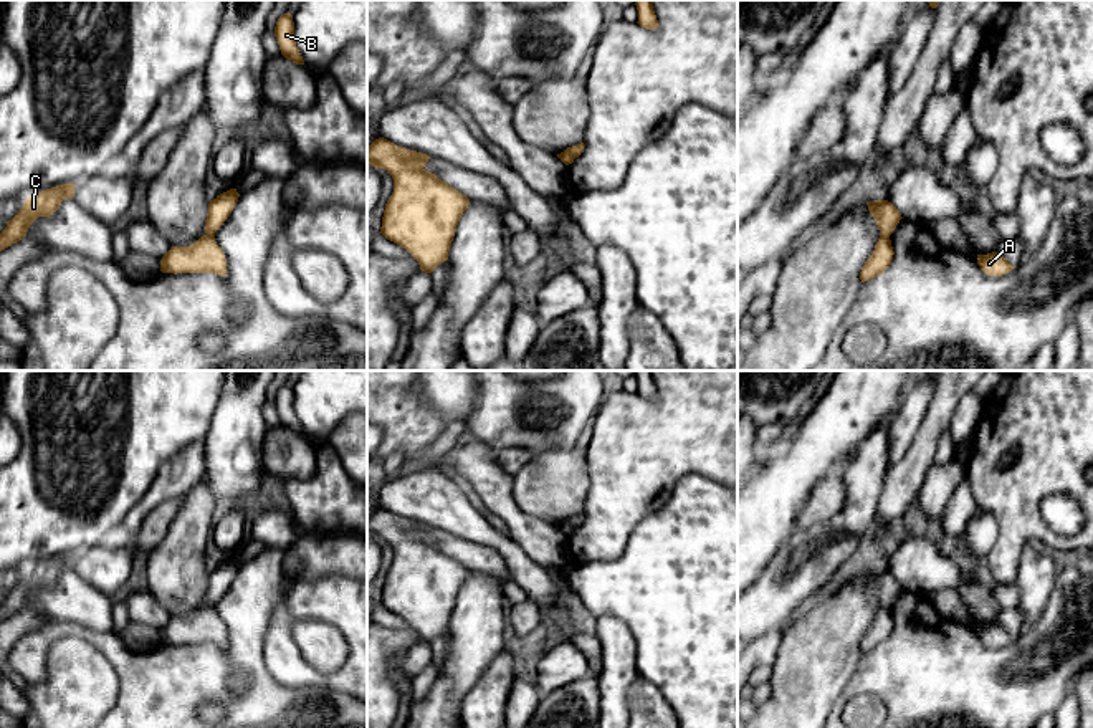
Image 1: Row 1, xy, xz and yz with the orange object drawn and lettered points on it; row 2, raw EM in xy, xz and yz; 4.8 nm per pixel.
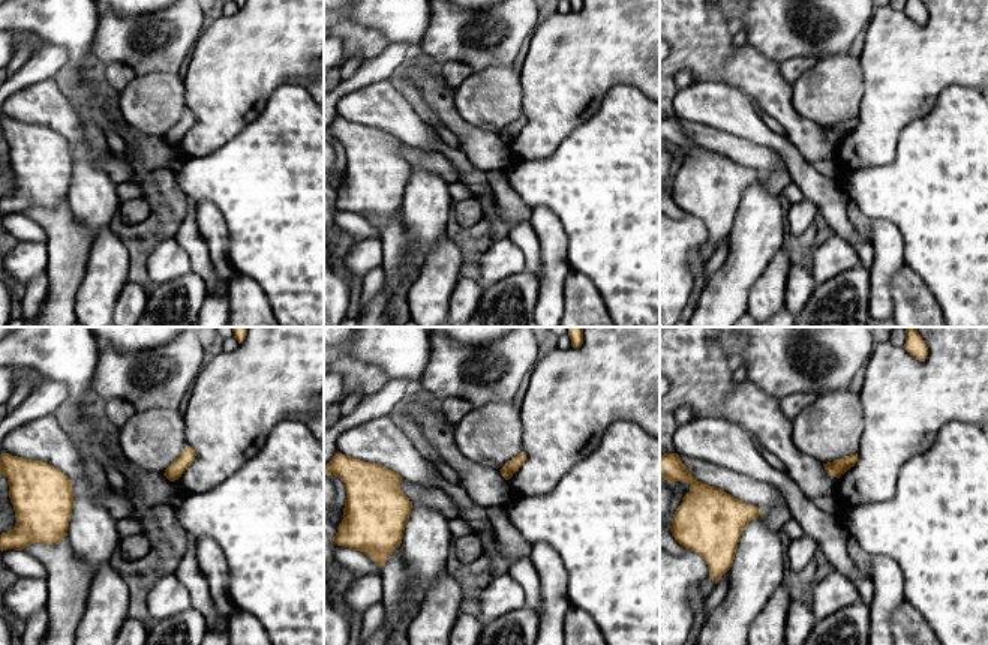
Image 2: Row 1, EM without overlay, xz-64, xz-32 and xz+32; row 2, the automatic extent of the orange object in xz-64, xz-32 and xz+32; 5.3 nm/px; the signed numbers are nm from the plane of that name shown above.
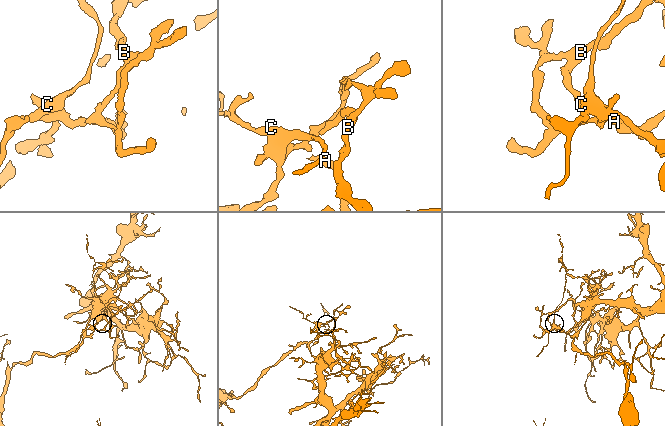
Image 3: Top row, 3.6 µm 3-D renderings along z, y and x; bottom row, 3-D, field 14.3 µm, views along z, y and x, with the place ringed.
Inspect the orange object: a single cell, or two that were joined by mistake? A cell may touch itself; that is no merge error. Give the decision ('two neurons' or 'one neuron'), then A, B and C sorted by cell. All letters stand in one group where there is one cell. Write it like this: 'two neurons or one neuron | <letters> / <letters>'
two neurons | A B / C

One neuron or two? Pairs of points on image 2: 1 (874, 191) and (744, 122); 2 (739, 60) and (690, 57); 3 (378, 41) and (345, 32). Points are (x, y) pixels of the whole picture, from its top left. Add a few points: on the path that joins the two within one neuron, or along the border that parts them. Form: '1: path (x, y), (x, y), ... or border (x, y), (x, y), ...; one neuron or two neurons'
1: border (838, 179), (849, 197); two neurons
2: path (727, 60), (702, 57); one neuron
3: path (371, 41), (359, 41), (353, 35); one neuron

